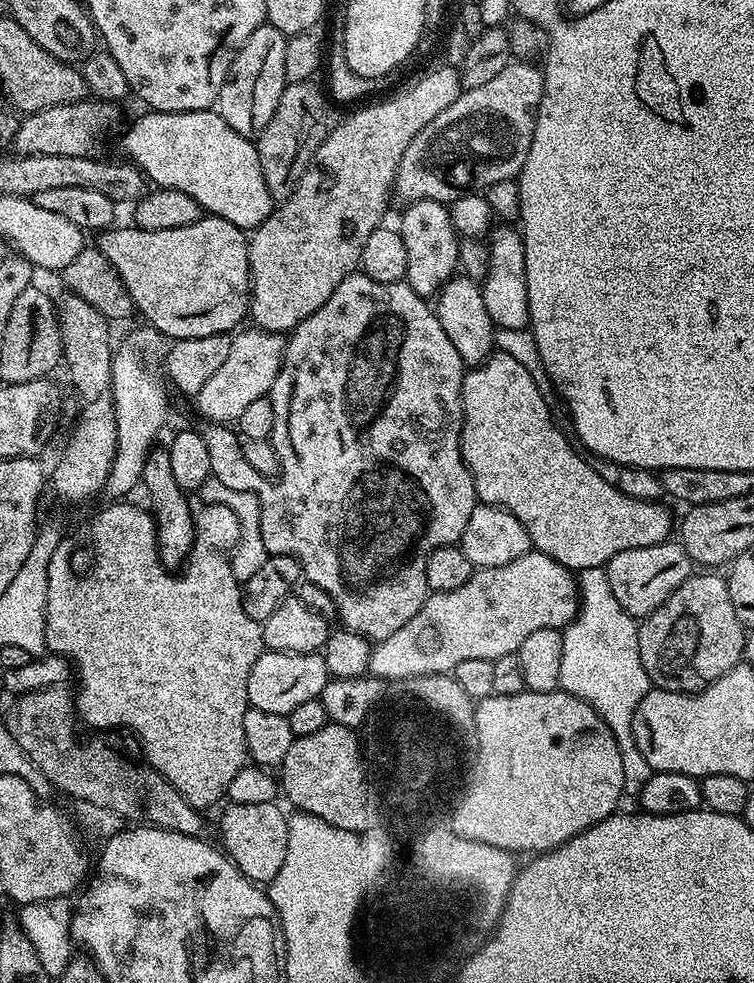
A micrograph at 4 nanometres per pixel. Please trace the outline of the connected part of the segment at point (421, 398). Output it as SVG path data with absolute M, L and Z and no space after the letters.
M353 274L353 275L351 275L351 276L347 276L347 278L346 278L346 279L345 279L345 280L343 280L343 282L342 282L342 283L341 283L341 284L339 284L339 286L338 286L338 287L336 287L336 289L335 289L335 290L334 290L334 294L330 294L330 298L326 298L326 302L325 302L325 303L324 303L324 304L323 304L323 306L322 306L322 307L320 307L320 308L319 308L319 310L317 310L317 311L316 311L316 312L315 312L315 313L314 313L314 314L310 314L310 318L306 318L306 319L305 319L305 320L303 320L303 322L302 322L302 323L300 323L300 324L299 324L299 325L298 325L298 327L296 327L296 329L295 329L295 330L294 330L294 331L293 331L293 332L292 332L292 333L291 333L291 335L289 335L289 336L288 336L288 337L287 337L287 340L286 340L286 343L285 343L285 346L284 346L284 361L286 361L286 362L287 362L287 364L300 364L300 386L310 386L310 388L314 388L314 390L312 390L312 392L314 392L314 394L316 394L316 396L318 396L318 398L322 398L322 402L324 402L324 404L326 404L326 410L328 410L328 420L332 420L332 418L334 418L334 436L332 436L332 438L334 438L334 440L332 440L332 444L320 444L320 452L314 452L314 454L318 454L318 458L316 458L316 456L314 456L314 462L312 462L312 464L310 464L310 462L308 462L308 464L306 464L306 466L304 466L304 464L302 464L302 462L300 462L300 456L298 456L298 452L296 452L296 448L292 448L292 444L280 444L280 448L279 448L279 449L278 449L278 450L277 450L277 451L276 451L276 454L277 454L277 456L284 456L284 460L283 460L283 462L281 462L281 463L280 463L280 464L279 464L279 473L278 473L278 475L277 475L277 476L276 476L276 477L275 477L275 479L272 479L272 478L269 478L269 477L267 477L267 476L264 476L264 477L263 477L263 478L261 478L261 479L260 479L260 480L256 480L256 496L257 496L257 500L258 500L258 502L259 502L259 503L260 503L260 530L261 530L261 540L262 540L262 542L264 542L264 543L265 543L265 550L266 550L266 551L267 551L267 552L268 552L268 554L269 554L269 556L292 556L292 557L294 557L294 558L295 558L295 560L296 560L296 561L297 561L297 562L299 562L299 563L300 563L300 570L301 570L301 573L302 573L302 576L303 576L303 579L304 579L304 580L305 580L305 581L307 581L307 583L309 583L309 584L313 584L313 585L314 585L314 586L318 586L318 587L319 587L319 588L321 588L321 589L322 589L322 590L326 590L326 591L327 591L327 592L328 592L328 593L329 593L329 594L330 594L330 598L334 598L334 602L335 602L335 603L336 603L336 614L337 614L337 617L338 617L338 620L339 620L339 623L341 623L341 622L342 622L342 623L344 623L344 624L341 624L341 625L343 625L343 627L344 627L344 628L345 628L345 629L347 629L347 631L349 631L349 632L357 632L357 633L358 633L358 635L359 635L359 636L364 636L364 637L366 637L366 638L367 638L367 640L369 640L369 641L370 641L370 642L379 642L379 641L381 641L381 640L385 640L385 639L386 639L386 638L390 638L390 634L394 634L394 630L402 630L402 626L406 626L406 622L410 622L410 618L414 618L414 614L418 614L418 610L422 610L422 606L423 606L423 605L424 605L424 602L425 602L425 600L427 600L427 599L428 599L428 597L429 597L429 595L430 595L430 593L429 593L429 590L428 590L428 583L427 583L427 582L426 582L426 570L427 570L427 569L428 569L428 557L429 557L429 556L431 556L431 555L432 555L432 552L433 552L433 551L434 551L434 550L438 550L438 549L439 549L439 548L447 548L447 547L449 547L449 546L456 546L456 545L459 545L459 543L460 543L460 539L461 539L461 538L462 538L462 534L463 534L463 533L464 533L464 531L465 531L465 530L466 530L466 522L470 522L470 514L474 514L474 510L475 510L475 509L476 509L476 505L477 505L477 503L478 503L478 501L477 501L477 499L476 499L476 491L475 491L475 490L474 490L474 482L473 482L473 481L472 481L472 475L471 475L471 474L470 474L470 470L469 470L469 469L468 469L468 467L467 467L467 466L466 466L466 462L465 462L465 461L464 461L464 456L463 456L463 455L462 455L462 454L461 454L461 452L460 452L460 424L461 424L461 422L462 422L462 421L463 421L463 420L464 420L464 407L463 407L463 406L462 406L462 402L461 402L461 401L460 401L460 395L461 395L461 394L462 394L462 382L463 382L463 381L464 381L464 373L465 373L465 371L466 371L466 365L465 365L465 362L464 362L464 359L463 359L463 358L461 358L461 356L460 356L460 355L459 355L459 354L458 354L458 350L454 350L454 345L452 345L452 343L451 343L451 342L450 342L450 338L446 338L446 330L442 330L442 322L438 322L438 318L437 318L437 317L436 317L436 314L435 314L435 311L434 311L434 308L433 308L433 305L432 305L432 304L431 304L431 303L429 303L429 301L428 301L428 300L427 300L427 299L425 299L425 297L423 297L423 296L420 296L420 295L419 295L419 294L417 294L417 293L416 293L416 292L415 292L415 290L414 290L414 289L412 289L412 288L411 288L411 287L410 287L410 285L408 285L408 284L407 284L407 282L374 282L374 278L370 278L370 277L369 277L369 276L366 276L366 275L363 275L363 274Z

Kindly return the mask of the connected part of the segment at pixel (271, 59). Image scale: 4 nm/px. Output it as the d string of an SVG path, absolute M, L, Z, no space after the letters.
M262 23L232 60L226 82L220 91L220 117L235 132L249 138L259 137L266 130L286 87L286 42L288 37L270 23Z

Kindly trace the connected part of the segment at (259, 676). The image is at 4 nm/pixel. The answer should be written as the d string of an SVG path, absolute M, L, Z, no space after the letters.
M265 650L261 652L258 662L254 662L254 670L250 670L248 702L253 708L266 710L266 714L288 716L294 706L319 698L329 679L323 655L314 652L294 654Z

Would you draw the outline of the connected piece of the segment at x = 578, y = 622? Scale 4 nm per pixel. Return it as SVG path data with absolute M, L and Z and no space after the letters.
M603 567L579 569L576 616L563 629L563 634L560 688L585 700L599 712L602 722L606 722L622 754L624 796L635 797L638 792L638 753L632 727L638 702L646 698L650 681L638 650L637 621L626 610L622 610L618 598L614 598L614 590L610 590L610 578Z

